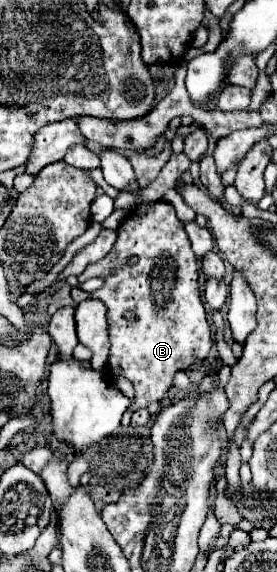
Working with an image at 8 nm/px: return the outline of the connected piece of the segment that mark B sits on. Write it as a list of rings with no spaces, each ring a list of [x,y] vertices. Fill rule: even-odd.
[[[155,203],[147,215],[131,211],[117,229],[117,241],[111,253],[89,265],[77,279],[79,285],[71,289],[75,303],[99,299],[107,307],[111,351],[103,375],[107,379],[125,377],[133,383],[135,399],[131,399],[129,411],[159,405],[173,387],[177,371],[187,369],[195,359],[209,357],[213,343],[205,307],[199,297],[197,259],[191,251],[185,225],[177,219],[171,203]],[[131,255],[137,255],[139,261],[125,265]],[[91,277],[105,277],[105,285],[87,293],[81,289],[81,283]],[[127,311],[135,313],[133,321],[125,319]]]

